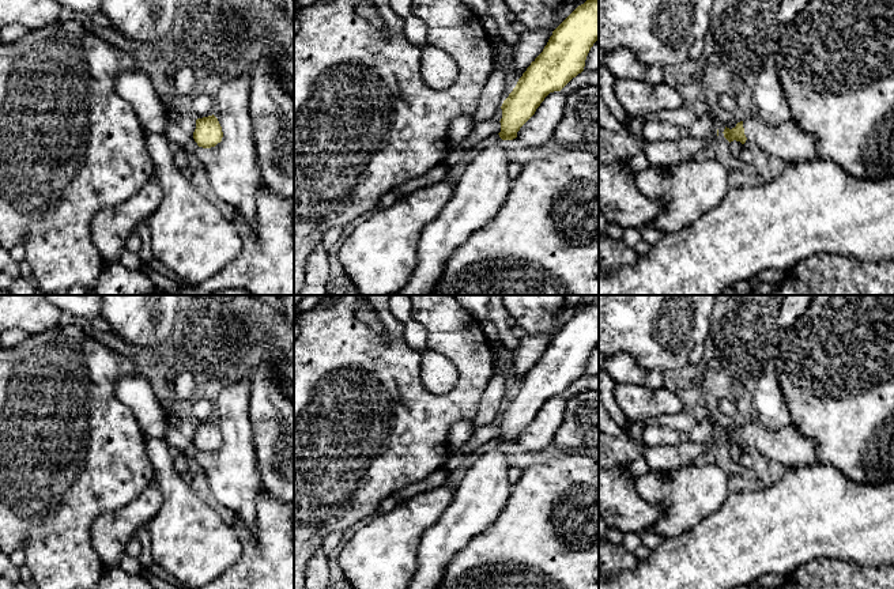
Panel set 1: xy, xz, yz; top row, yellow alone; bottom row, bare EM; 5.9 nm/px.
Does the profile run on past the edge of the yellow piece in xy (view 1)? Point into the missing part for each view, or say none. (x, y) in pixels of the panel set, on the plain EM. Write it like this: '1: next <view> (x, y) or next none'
1: next none

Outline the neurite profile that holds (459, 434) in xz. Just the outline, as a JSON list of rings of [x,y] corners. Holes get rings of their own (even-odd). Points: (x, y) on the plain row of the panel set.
[[[459,422],[453,424],[448,435],[450,446],[454,448],[463,446],[468,441],[469,435],[472,434],[472,430],[474,426],[471,422]]]

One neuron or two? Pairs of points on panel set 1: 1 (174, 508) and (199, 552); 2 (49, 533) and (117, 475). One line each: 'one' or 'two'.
1: one
2: one

